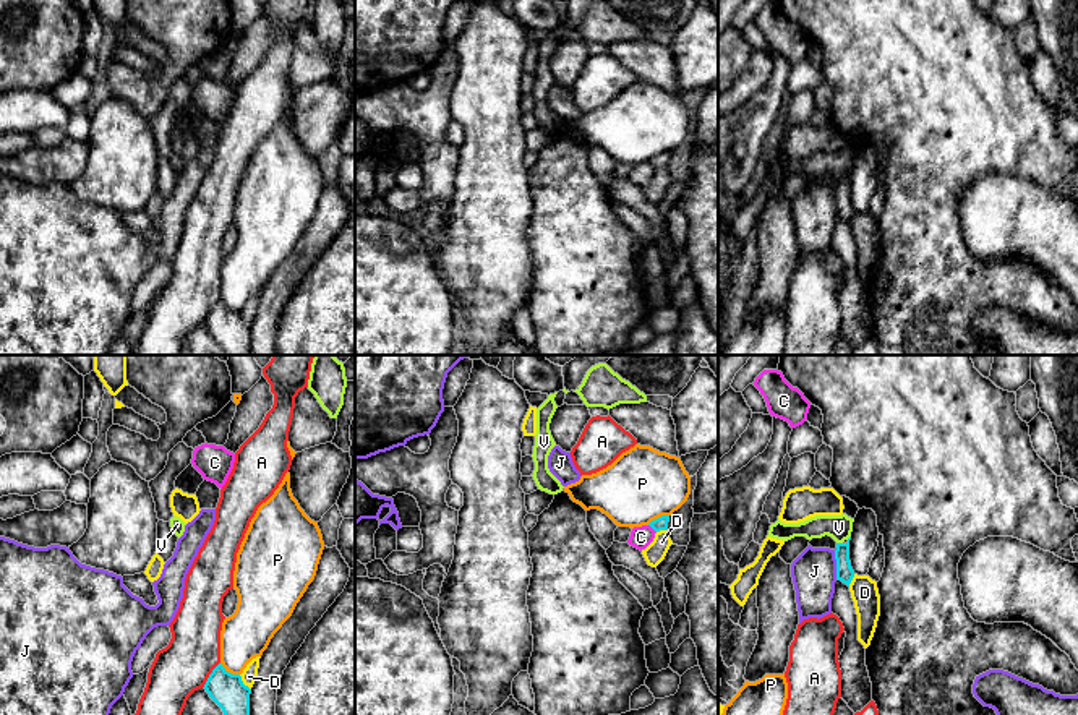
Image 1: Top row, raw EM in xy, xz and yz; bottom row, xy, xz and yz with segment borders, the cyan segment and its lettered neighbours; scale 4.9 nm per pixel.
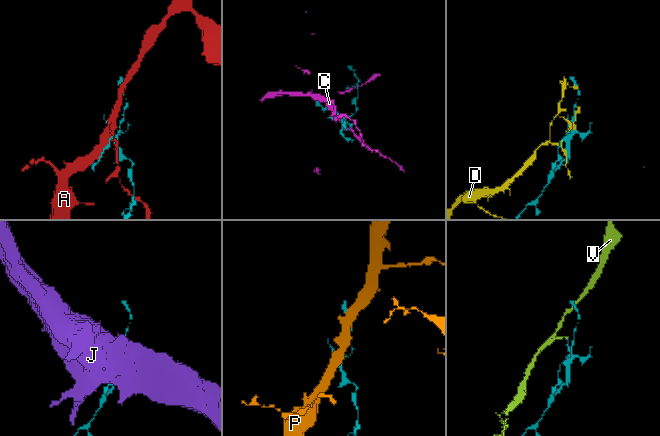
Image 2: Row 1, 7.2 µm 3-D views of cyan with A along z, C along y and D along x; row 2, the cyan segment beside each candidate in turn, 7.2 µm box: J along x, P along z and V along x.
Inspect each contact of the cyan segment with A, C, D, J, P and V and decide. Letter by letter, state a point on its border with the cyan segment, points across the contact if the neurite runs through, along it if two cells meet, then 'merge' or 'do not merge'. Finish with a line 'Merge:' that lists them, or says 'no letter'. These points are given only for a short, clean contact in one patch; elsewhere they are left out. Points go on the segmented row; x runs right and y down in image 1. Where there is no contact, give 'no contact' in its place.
A: xy (209, 675) | do not merge
C: xz (652, 527) | along xz (649, 524), (655, 532) | do not merge
D: xy (242, 683) | do not merge
J: yz (837, 563) | along yz (837, 548), (835, 577) | do not merge
P: xy (227, 672) | do not merge
V: yz (840, 543) | along yz (837, 542), (842, 543) | do not merge
Merge: no letter

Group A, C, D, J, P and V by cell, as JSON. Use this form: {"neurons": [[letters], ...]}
{"neurons": [["A"], ["C", "J"], ["D"], ["P"], ["V"]]}

